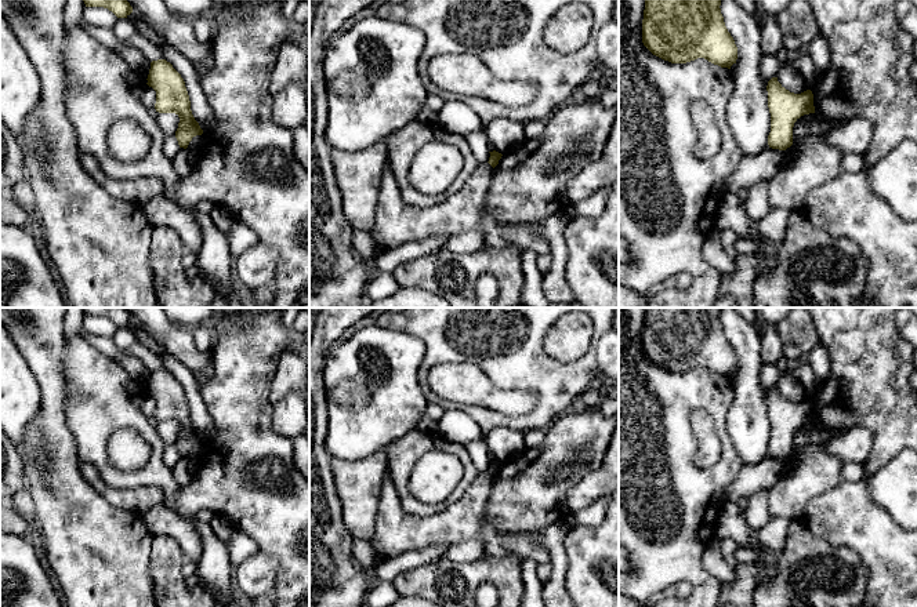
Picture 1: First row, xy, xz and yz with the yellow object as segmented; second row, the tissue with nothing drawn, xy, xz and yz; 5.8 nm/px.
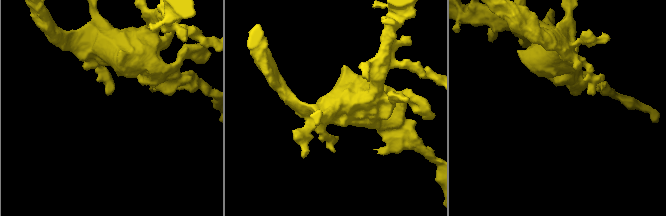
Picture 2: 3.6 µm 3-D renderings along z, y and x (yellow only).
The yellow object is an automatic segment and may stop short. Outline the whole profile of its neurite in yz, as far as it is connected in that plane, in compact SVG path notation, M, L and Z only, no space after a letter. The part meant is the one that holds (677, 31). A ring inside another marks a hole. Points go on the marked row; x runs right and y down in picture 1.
M645 0L644 46L671 63L704 58L731 69L737 47L720 6L721 0Z

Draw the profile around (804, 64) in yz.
M802 51L793 63L808 86L812 86L820 74L807 51Z

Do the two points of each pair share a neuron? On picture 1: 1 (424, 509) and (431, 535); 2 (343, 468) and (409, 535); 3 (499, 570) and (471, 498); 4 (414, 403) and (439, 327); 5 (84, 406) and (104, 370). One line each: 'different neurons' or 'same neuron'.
1: different neurons
2: different neurons
3: different neurons
4: different neurons
5: same neuron

